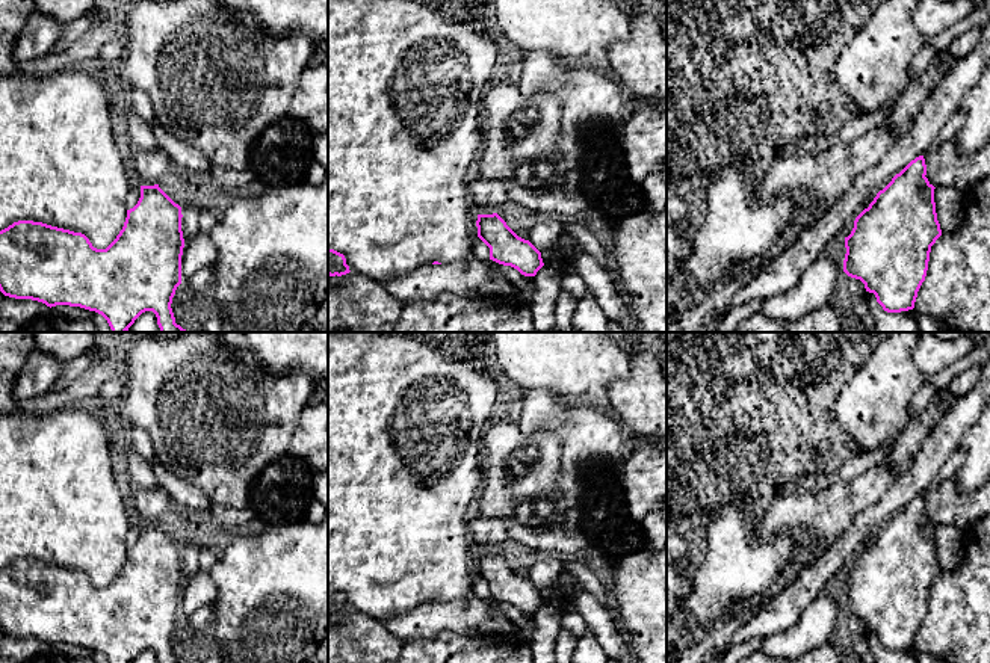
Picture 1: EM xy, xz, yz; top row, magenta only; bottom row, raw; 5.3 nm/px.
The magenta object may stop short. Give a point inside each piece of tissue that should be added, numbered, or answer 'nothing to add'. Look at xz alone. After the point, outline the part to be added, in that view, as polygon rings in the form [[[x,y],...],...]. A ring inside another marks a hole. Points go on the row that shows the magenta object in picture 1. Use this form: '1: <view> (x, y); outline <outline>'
nothing to add

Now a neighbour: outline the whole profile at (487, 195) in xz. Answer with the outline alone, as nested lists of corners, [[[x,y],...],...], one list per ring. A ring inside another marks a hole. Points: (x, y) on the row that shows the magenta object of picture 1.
[[[479,177],[467,186],[473,211],[493,214],[508,199],[506,187],[500,180]]]

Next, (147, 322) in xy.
[[[153,311],[142,313],[128,328],[128,332],[160,332],[156,314]]]

